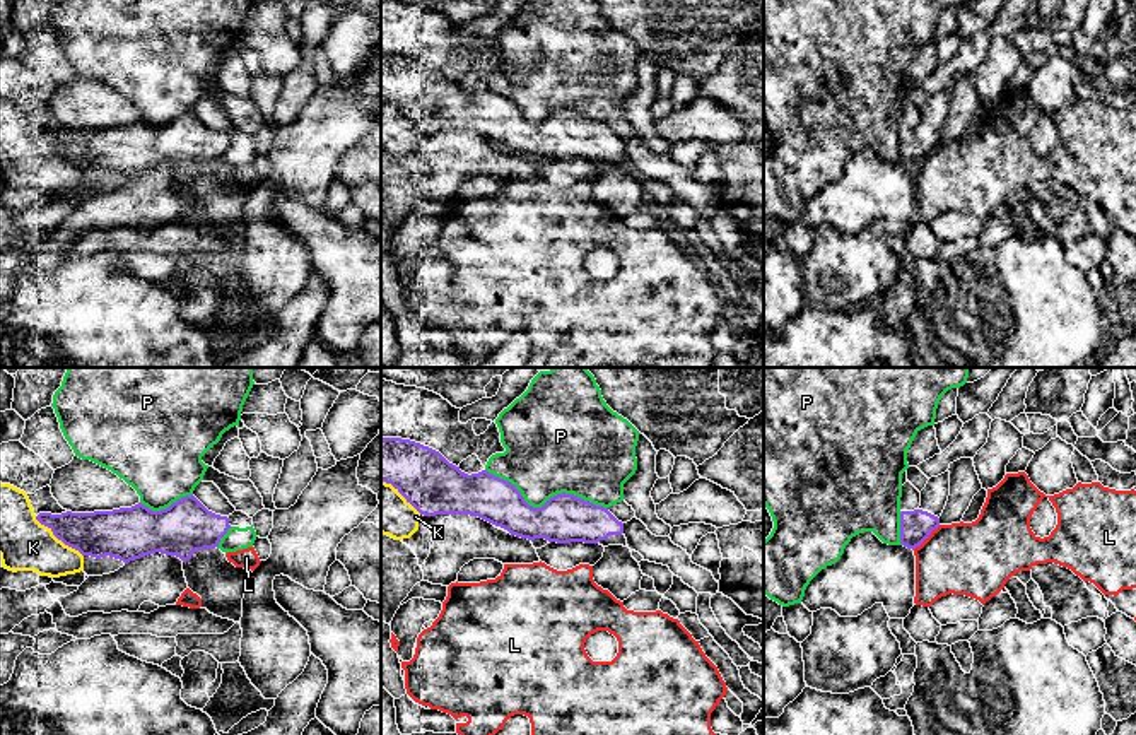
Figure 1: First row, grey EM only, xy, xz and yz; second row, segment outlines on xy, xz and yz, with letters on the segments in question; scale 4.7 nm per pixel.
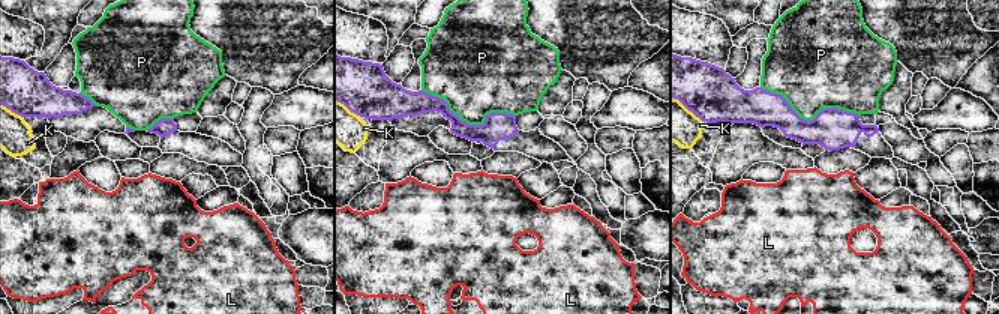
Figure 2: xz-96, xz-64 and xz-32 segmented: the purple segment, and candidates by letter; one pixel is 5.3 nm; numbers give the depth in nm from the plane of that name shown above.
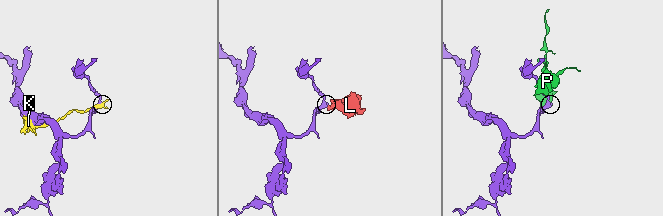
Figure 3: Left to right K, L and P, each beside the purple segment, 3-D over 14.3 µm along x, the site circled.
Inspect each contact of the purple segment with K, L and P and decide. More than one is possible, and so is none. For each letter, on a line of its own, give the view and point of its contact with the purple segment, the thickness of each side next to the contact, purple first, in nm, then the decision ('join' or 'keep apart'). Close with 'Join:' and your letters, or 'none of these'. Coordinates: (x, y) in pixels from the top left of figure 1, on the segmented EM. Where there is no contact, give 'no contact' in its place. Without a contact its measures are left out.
K: contact xy (58, 539); calibres 220 and 240 nm; keep apart
L: contact yz (926, 537); calibres 150 and 340 nm; keep apart
P: contact xz (545, 503); calibres 240 and 420 nm; keep apart
Join: none of these

